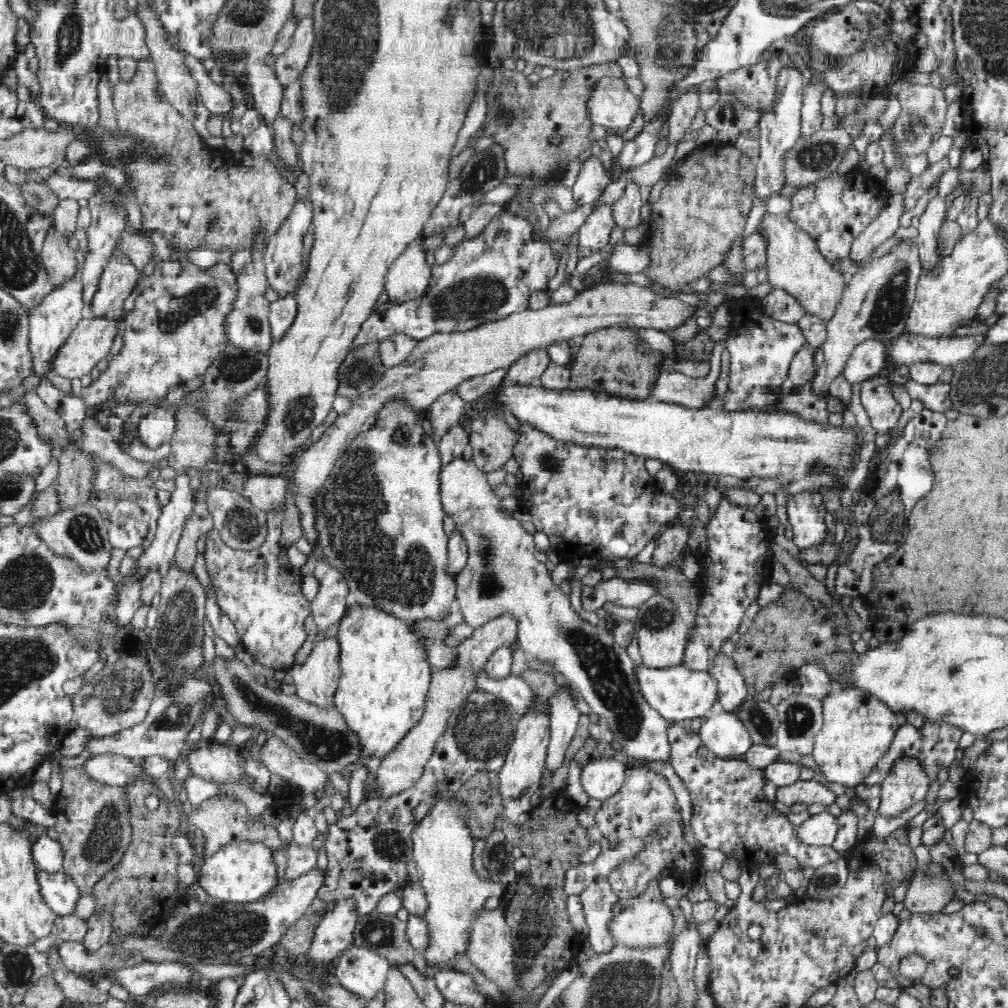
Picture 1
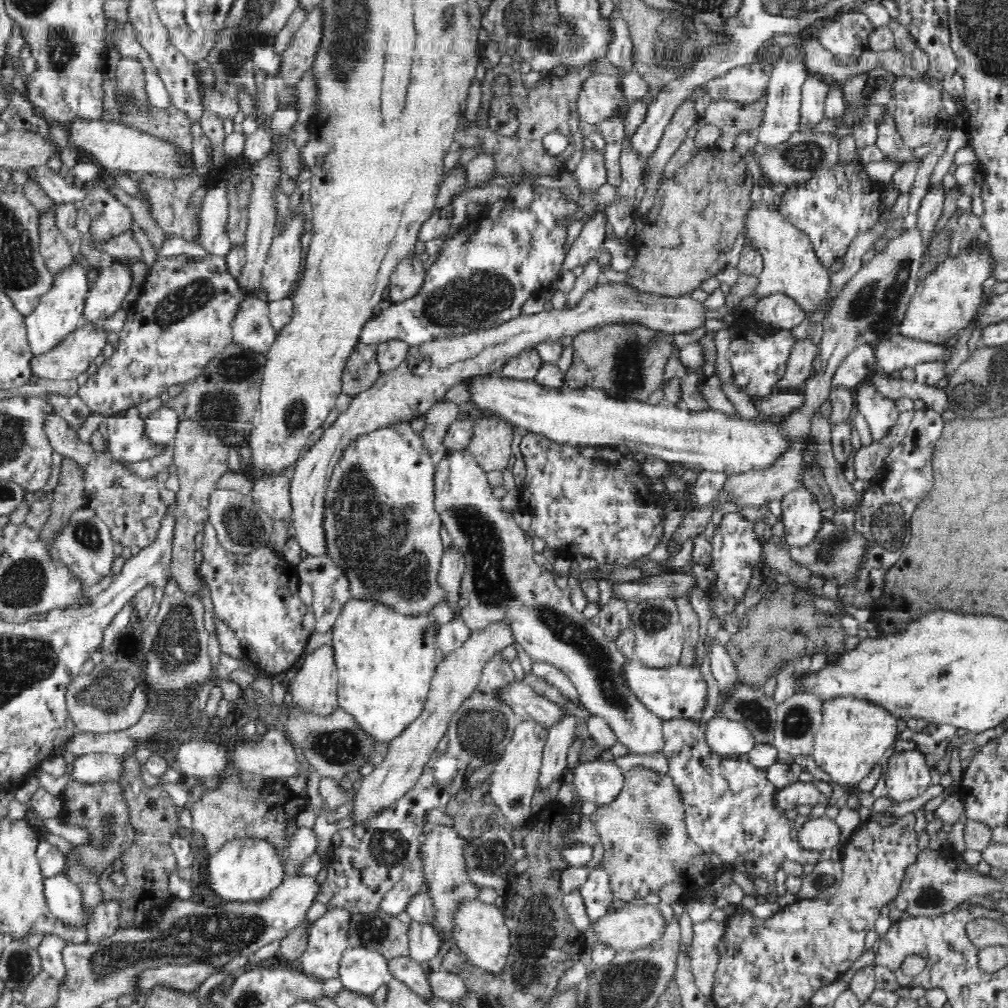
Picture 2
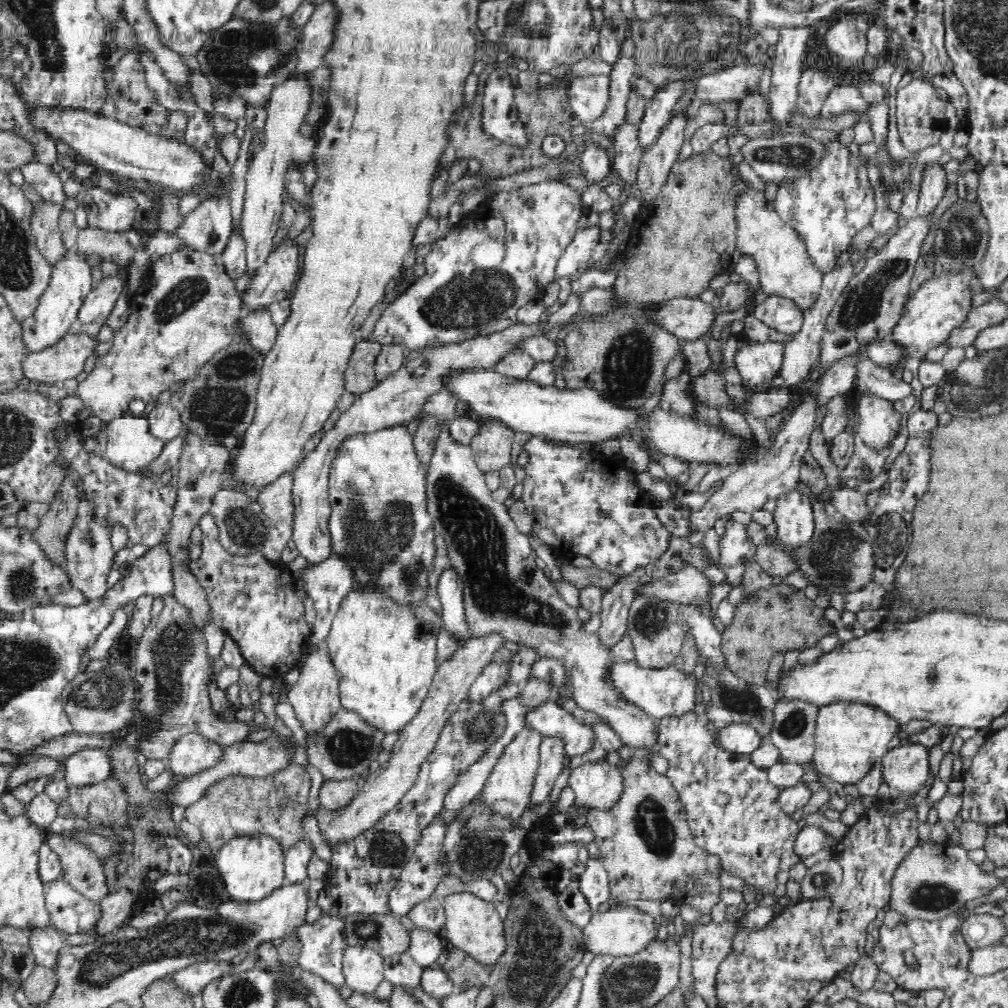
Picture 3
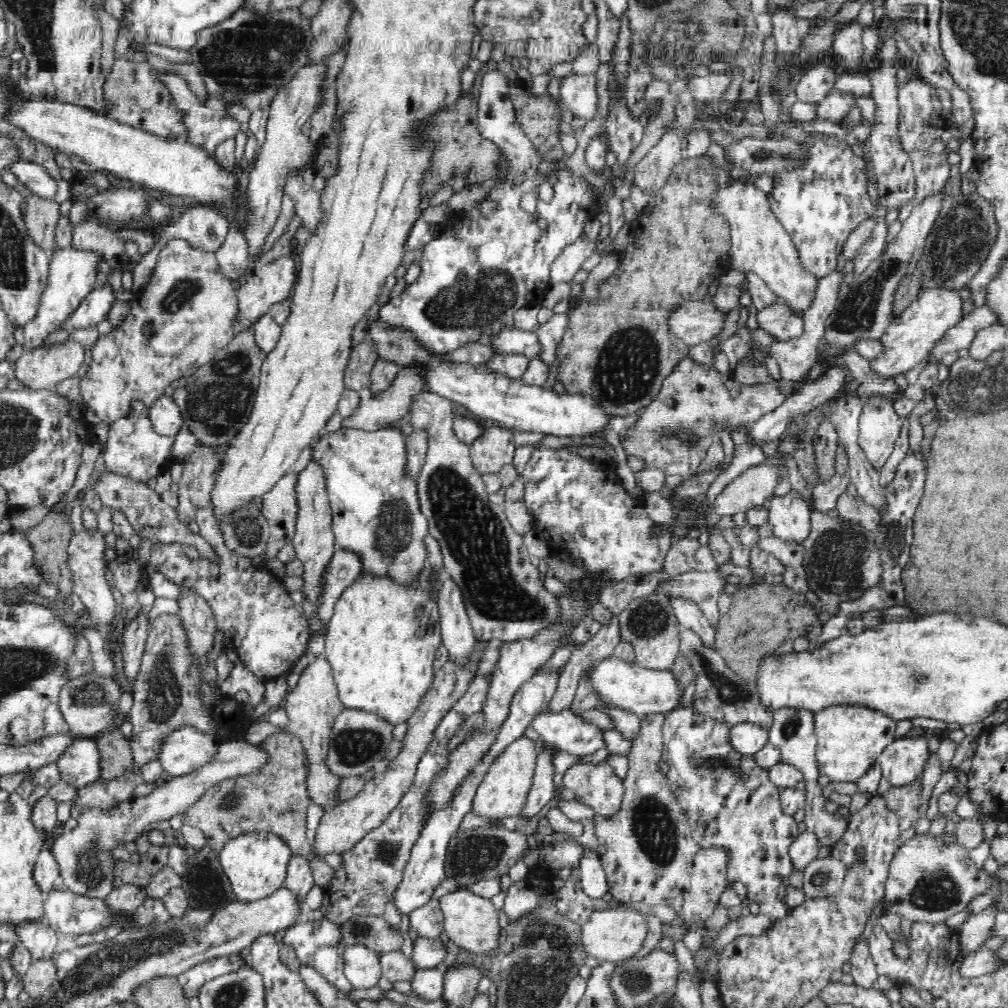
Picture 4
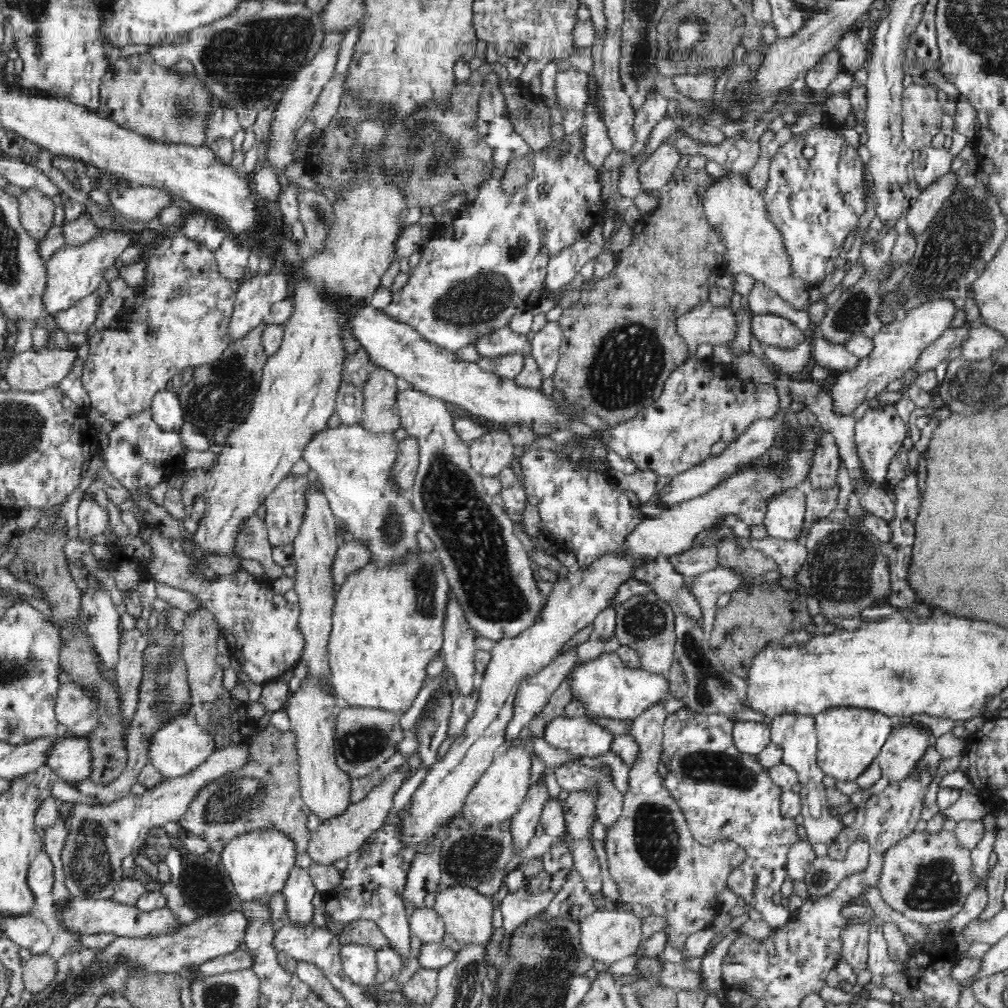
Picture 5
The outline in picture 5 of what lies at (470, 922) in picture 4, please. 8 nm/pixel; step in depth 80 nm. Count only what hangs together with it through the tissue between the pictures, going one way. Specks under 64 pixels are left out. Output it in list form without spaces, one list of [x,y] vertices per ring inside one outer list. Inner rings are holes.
[[[469,887],[440,888],[434,908],[444,921],[445,933],[450,934],[462,947],[487,947],[490,944],[490,938],[494,936],[494,922],[492,922],[494,906],[490,898]]]

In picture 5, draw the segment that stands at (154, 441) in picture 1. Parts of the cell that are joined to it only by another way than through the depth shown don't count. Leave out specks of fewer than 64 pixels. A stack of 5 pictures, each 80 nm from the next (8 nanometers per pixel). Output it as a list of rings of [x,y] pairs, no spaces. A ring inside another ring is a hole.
[[[175,388],[165,389],[156,394],[150,410],[154,423],[158,425],[159,430],[166,433],[179,433],[180,428],[185,424],[182,406]]]

